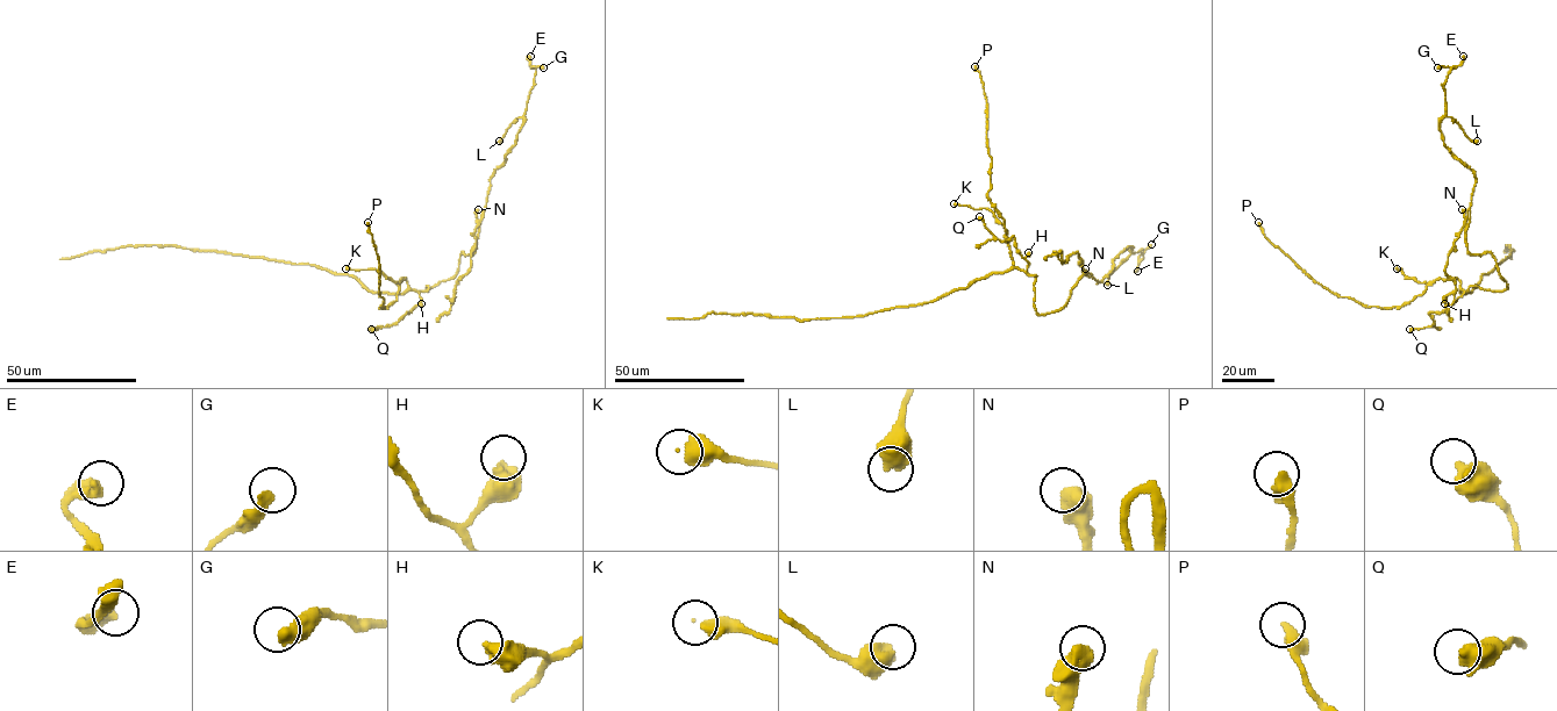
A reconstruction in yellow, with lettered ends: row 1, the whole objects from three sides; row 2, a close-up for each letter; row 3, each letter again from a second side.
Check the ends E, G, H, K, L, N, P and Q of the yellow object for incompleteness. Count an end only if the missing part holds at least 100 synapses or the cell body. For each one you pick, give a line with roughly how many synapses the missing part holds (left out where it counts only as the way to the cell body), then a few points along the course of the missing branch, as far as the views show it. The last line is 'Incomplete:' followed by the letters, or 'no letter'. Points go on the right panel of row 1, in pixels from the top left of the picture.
Incomplete: no letter

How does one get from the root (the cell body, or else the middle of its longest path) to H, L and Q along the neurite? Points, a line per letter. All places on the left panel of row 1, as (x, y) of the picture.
H: (418, 291), (421, 299), (418, 304), (421, 303)
L: (418, 291), (451, 279), (461, 253), (476, 251), (490, 178), (515, 144), (523, 116), (499, 141)
Q: (418, 291), (421, 301), (409, 313), (390, 327), (371, 329)

